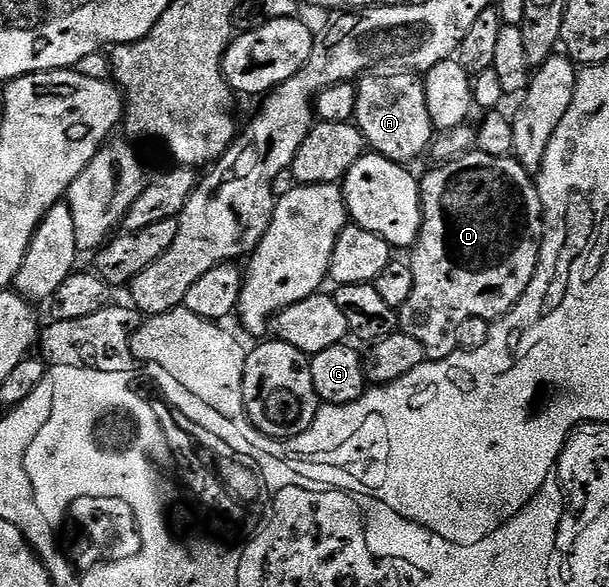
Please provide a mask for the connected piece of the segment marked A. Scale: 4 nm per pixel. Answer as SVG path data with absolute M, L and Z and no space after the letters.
M387 71L379 75L383 77L371 76L375 75L364 76L358 82L354 124L359 127L366 144L374 152L389 158L390 161L412 163L411 161L417 160L422 153L424 156L430 150L432 140L437 132L435 125L429 119L429 107L425 103L424 78L410 71Z

